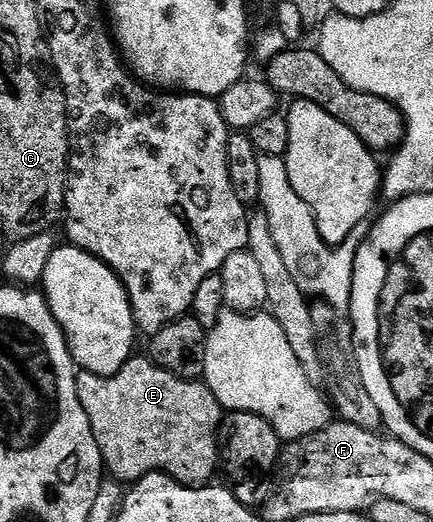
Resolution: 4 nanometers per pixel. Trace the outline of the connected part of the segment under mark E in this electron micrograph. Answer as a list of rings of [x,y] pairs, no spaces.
[[[151,358],[128,360],[118,373],[95,375],[81,370],[76,377],[78,401],[90,417],[90,429],[98,441],[98,449],[104,458],[105,468],[121,480],[135,481],[154,471],[163,471],[185,485],[204,485],[212,474],[218,471],[218,436],[220,424],[226,414],[219,400],[209,389],[207,383],[192,377],[177,375],[175,371],[160,366]]]

